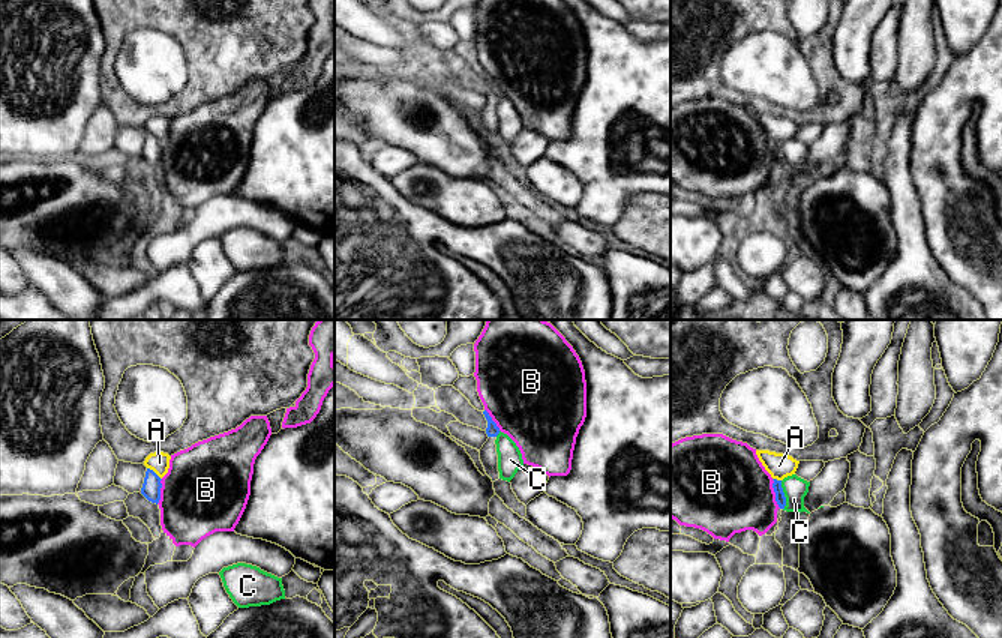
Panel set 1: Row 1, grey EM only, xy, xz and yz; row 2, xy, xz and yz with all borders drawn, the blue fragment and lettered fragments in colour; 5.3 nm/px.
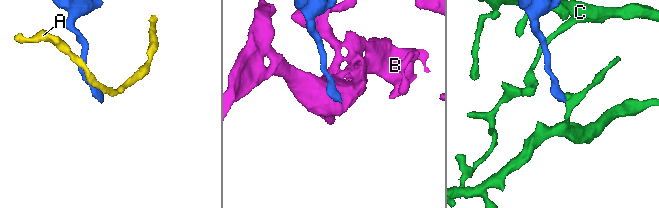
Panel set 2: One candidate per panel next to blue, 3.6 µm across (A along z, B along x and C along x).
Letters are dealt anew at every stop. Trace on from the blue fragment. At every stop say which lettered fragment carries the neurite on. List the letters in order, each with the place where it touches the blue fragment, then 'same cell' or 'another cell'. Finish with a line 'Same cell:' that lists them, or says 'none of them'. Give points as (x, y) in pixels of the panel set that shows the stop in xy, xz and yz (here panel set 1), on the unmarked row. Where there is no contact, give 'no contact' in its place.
A: contact xy (155, 137); another cell
B: contact yz (776, 158); another cell
C: contact yz (783, 159); another cell
Same cell: none of them

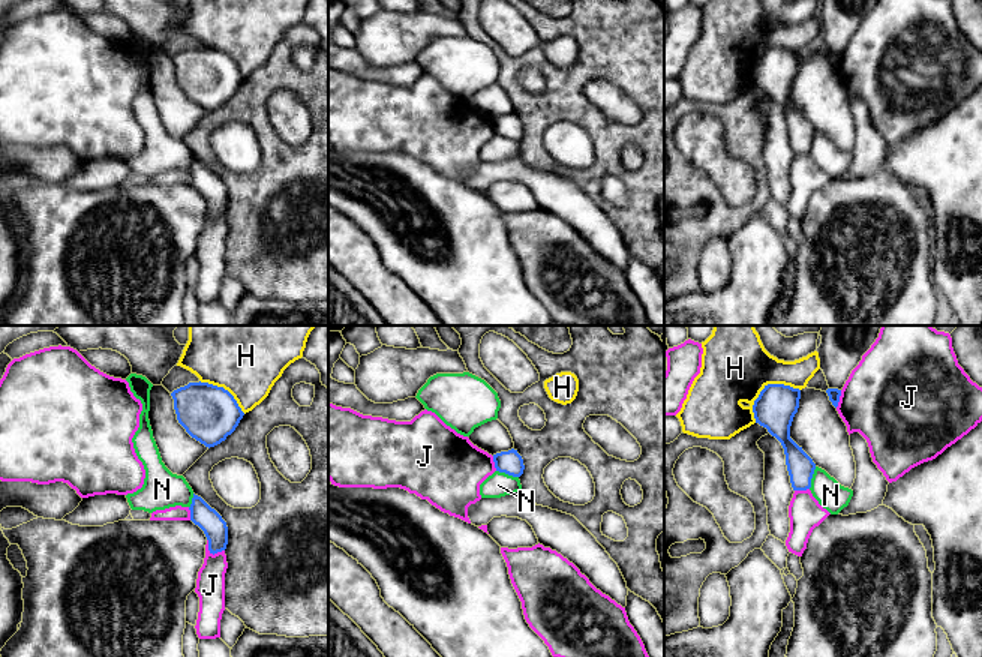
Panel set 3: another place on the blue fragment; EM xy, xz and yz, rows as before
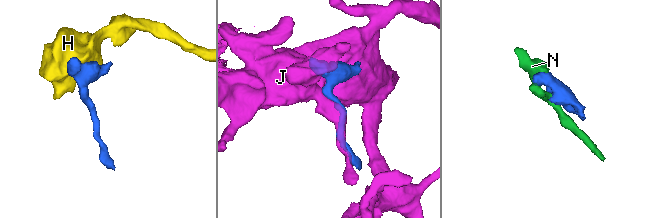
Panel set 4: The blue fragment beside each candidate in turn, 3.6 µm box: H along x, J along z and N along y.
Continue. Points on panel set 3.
H: contact yz (765, 51); another cell
J: contact xy (212, 216); another cell
N: contact xz (507, 137); another cell
Same cell: none of them

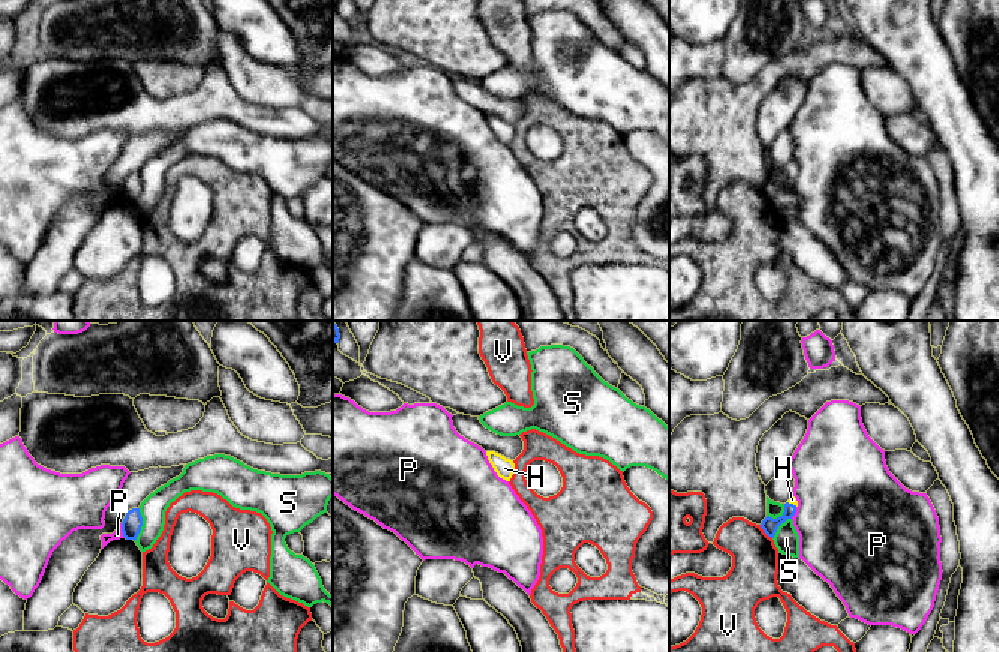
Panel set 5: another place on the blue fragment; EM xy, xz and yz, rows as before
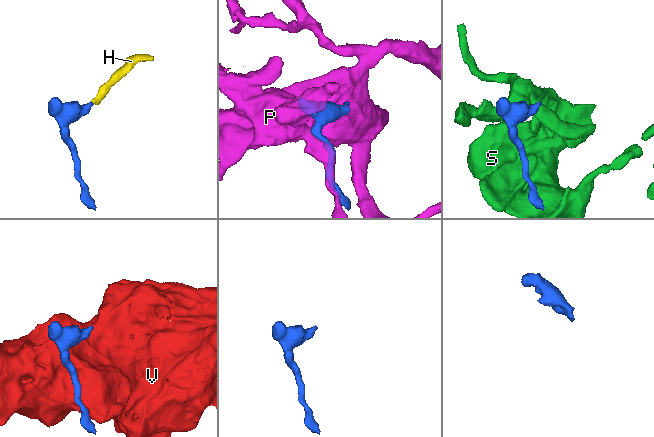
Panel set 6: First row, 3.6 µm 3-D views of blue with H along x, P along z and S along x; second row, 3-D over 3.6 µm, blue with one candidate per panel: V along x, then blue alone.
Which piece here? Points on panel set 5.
H: contact yz (792, 168); same cell
P: contact xy (122, 195); another cell
S: contact xy (141, 189); another cell
V: contact yz (765, 197); another cell
Same cell: H

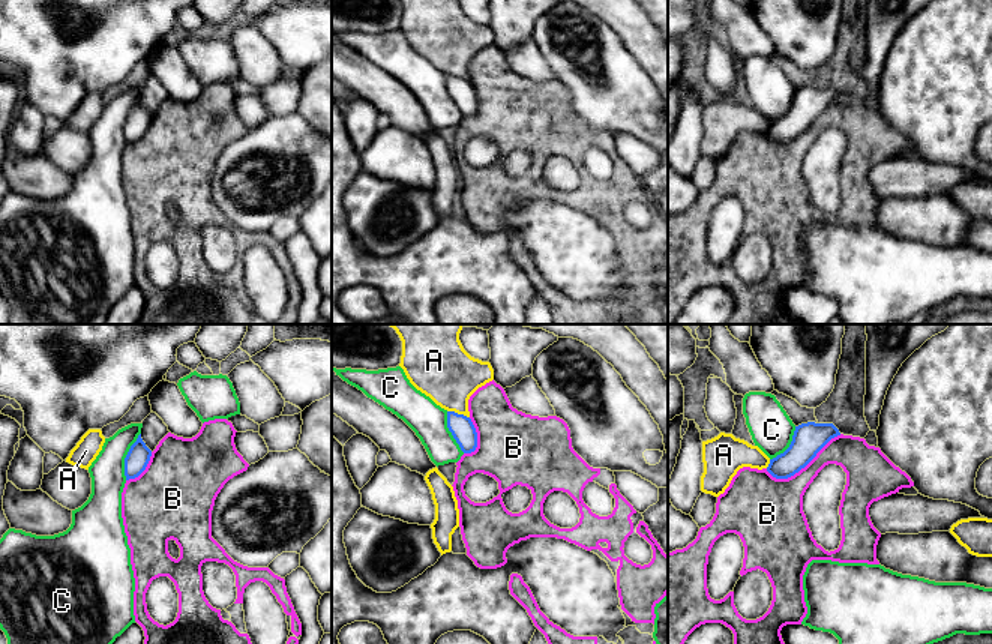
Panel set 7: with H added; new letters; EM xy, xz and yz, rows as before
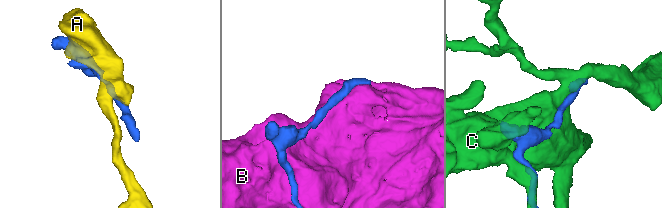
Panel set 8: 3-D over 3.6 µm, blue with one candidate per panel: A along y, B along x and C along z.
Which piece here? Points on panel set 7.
A: contact xz (456, 77); another cell
B: contact yz (803, 131); another cell
C: contact xy (126, 120); another cell
Same cell: none of them

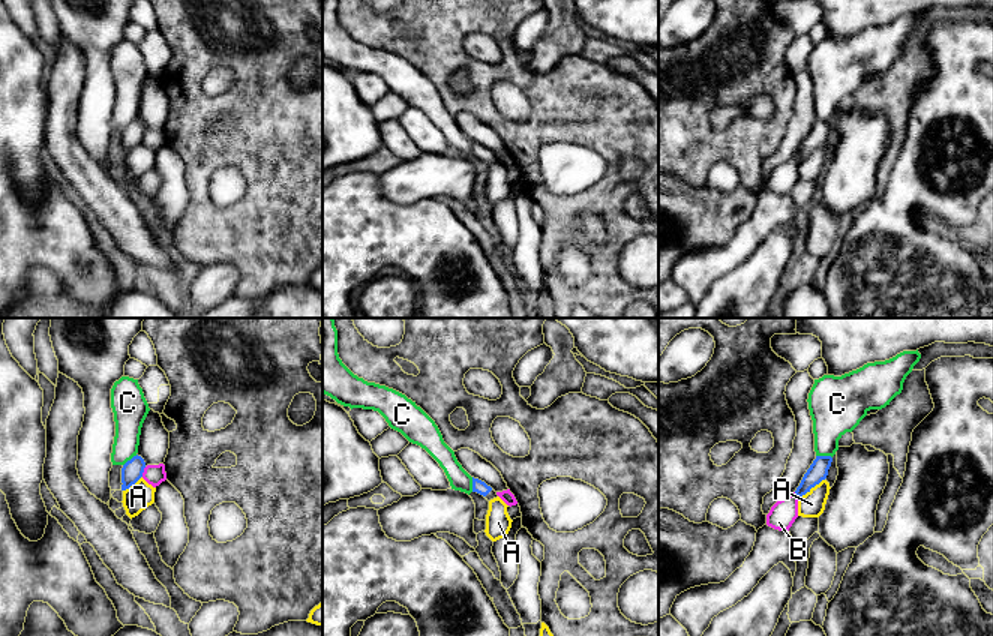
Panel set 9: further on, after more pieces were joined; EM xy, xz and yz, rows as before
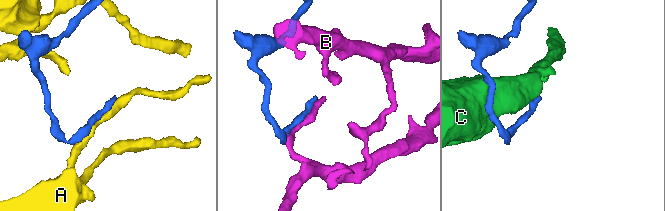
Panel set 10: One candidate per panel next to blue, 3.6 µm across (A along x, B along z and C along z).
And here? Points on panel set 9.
A: contact yz (812, 150); another cell
B: contact xy (143, 135); another cell
C: contact yz (824, 120); another cell
Same cell: none of them

